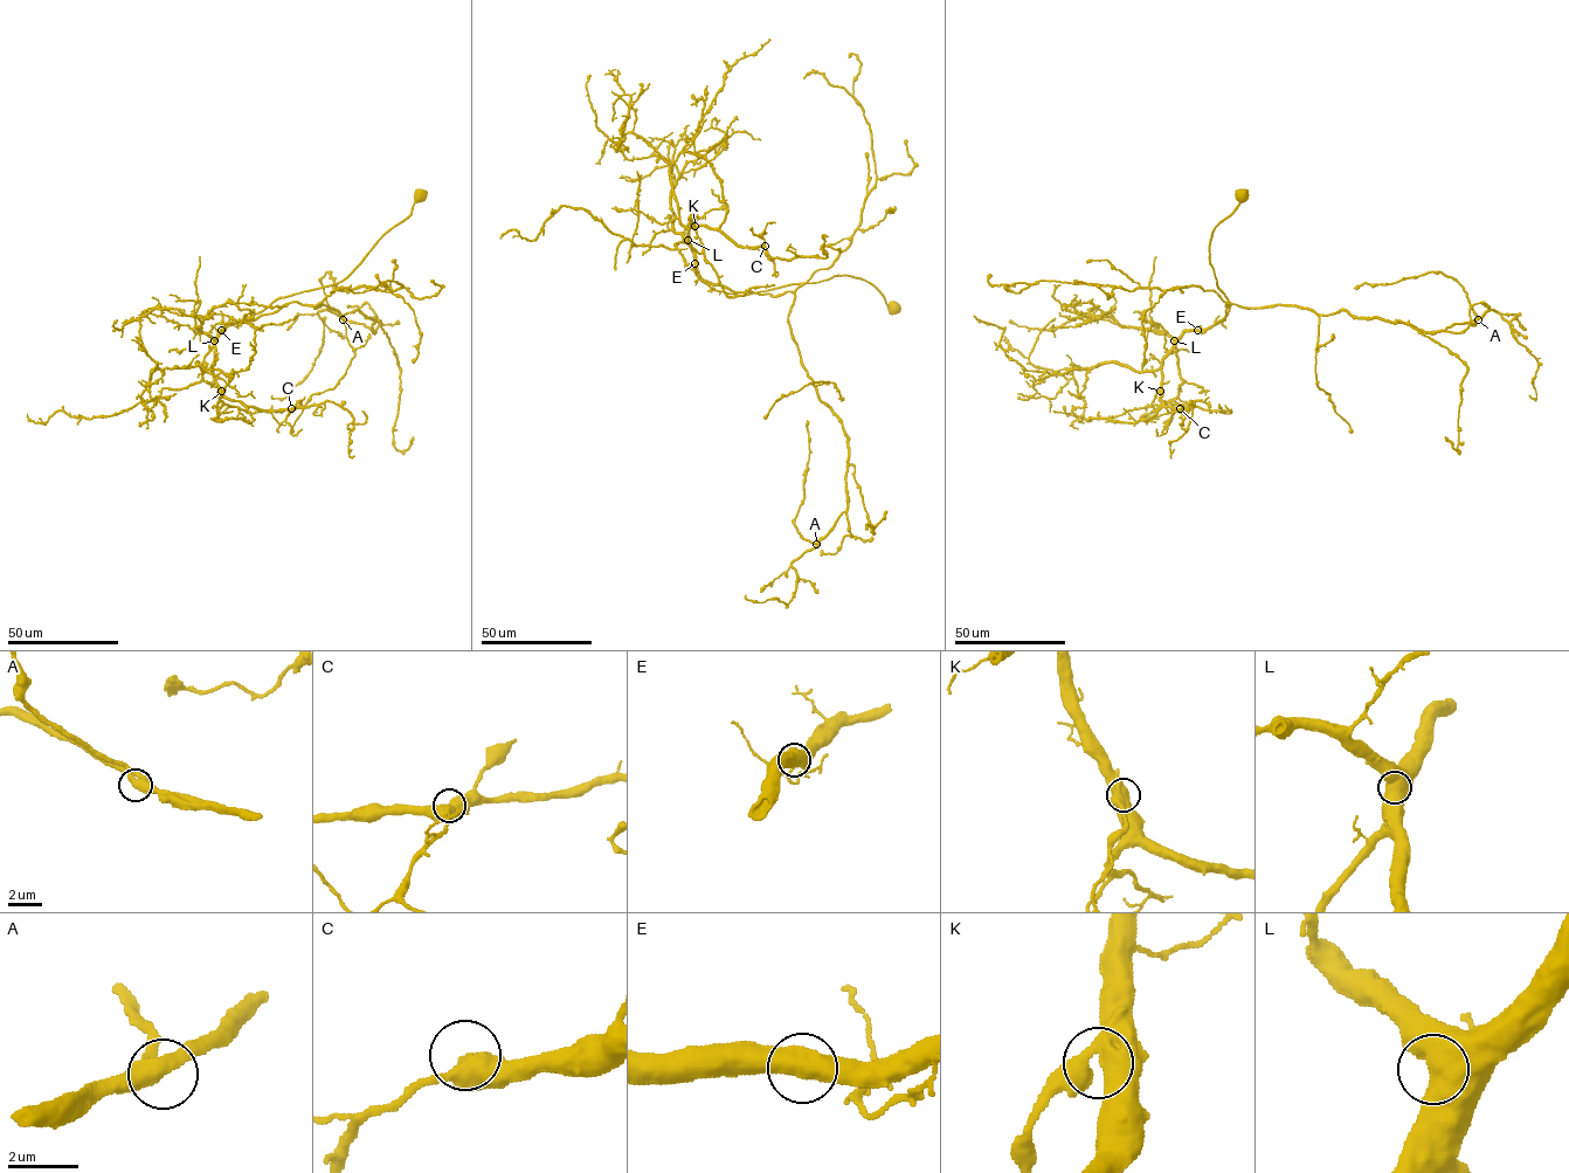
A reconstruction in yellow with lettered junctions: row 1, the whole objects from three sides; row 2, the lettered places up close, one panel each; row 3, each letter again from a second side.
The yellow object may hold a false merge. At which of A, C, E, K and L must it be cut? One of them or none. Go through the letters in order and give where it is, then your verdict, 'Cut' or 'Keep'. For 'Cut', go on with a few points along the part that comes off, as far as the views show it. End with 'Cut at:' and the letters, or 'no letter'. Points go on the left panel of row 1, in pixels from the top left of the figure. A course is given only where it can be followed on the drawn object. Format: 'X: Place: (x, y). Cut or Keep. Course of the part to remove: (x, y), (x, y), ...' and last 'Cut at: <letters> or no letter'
A: Place: (343, 319). Keep
C: Place: (291, 408). Keep
E: Place: (221, 330). Keep
K: Place: (221, 391). Keep
L: Place: (214, 340). Keep
Cut at: no letter

